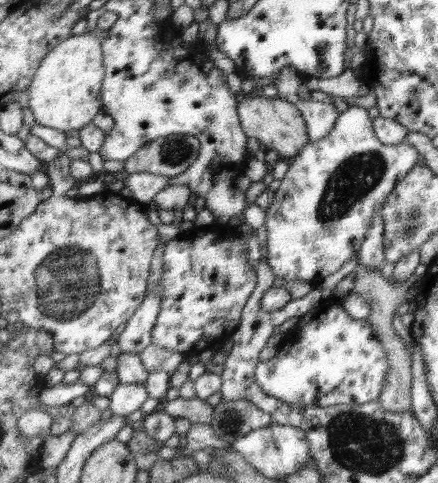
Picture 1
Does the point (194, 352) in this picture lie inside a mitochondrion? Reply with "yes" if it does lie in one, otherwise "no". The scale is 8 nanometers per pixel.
no

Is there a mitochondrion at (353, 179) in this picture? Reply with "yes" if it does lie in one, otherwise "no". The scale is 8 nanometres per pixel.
yes

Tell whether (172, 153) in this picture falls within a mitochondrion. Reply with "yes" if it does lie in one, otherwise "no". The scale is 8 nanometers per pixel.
yes

